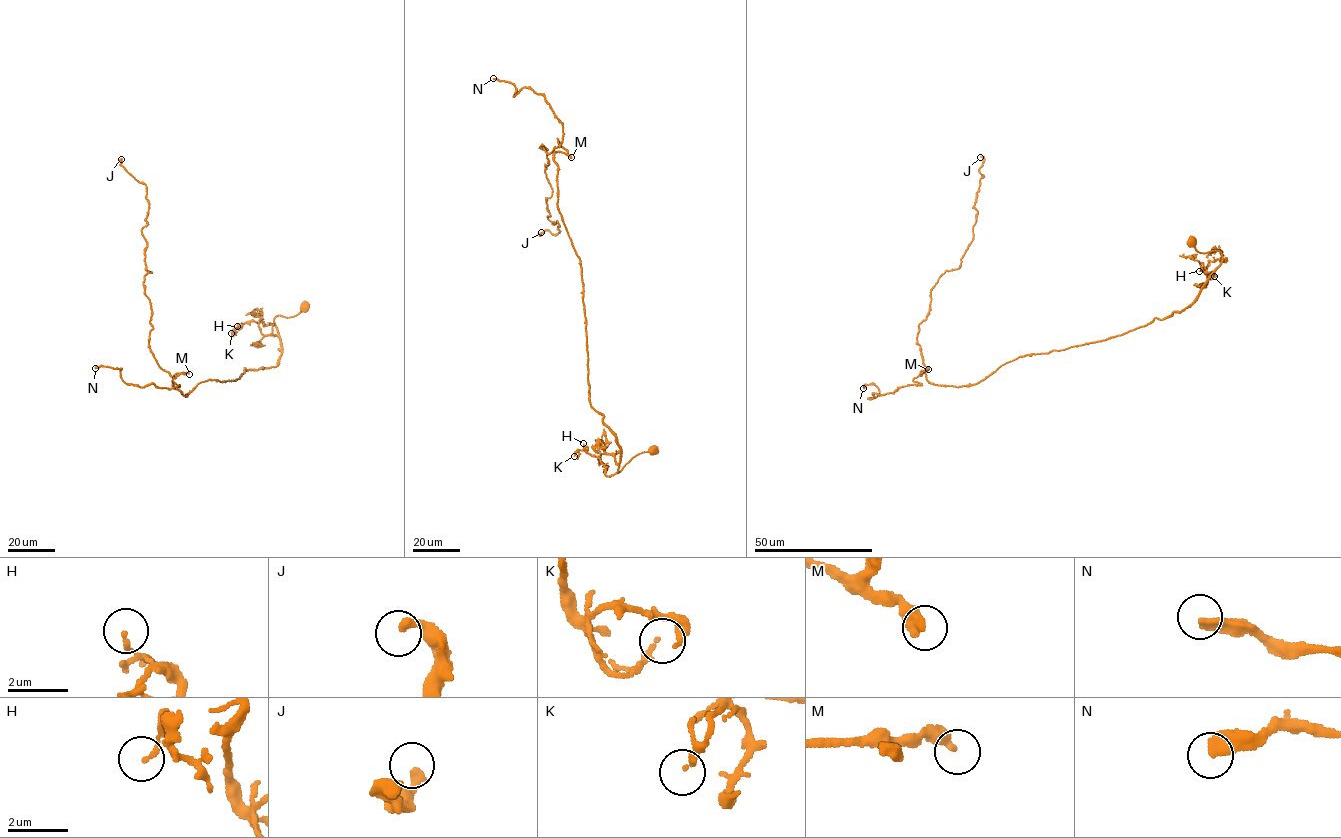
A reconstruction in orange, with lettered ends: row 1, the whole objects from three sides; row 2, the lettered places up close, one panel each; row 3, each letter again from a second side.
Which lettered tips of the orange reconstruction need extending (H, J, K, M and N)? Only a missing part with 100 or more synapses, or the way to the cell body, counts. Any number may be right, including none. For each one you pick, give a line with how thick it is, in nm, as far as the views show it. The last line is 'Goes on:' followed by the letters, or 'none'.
N: Thickness 440 nm
Goes on: N

